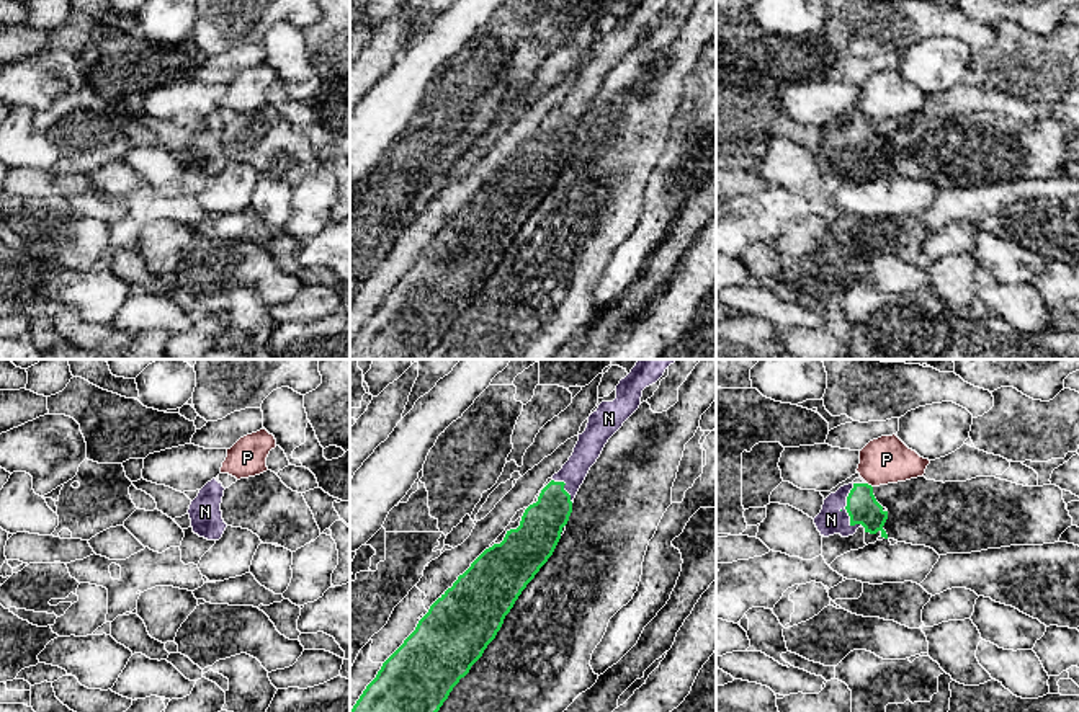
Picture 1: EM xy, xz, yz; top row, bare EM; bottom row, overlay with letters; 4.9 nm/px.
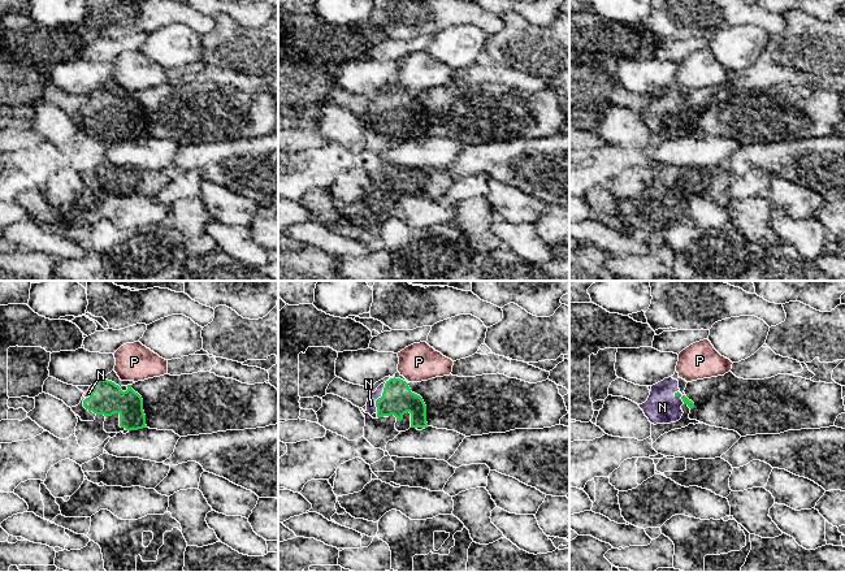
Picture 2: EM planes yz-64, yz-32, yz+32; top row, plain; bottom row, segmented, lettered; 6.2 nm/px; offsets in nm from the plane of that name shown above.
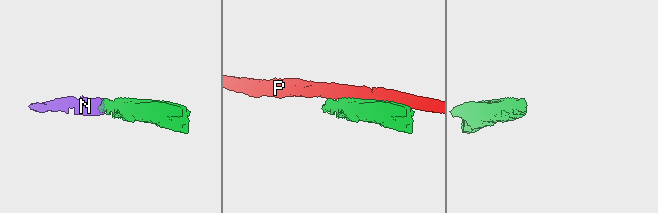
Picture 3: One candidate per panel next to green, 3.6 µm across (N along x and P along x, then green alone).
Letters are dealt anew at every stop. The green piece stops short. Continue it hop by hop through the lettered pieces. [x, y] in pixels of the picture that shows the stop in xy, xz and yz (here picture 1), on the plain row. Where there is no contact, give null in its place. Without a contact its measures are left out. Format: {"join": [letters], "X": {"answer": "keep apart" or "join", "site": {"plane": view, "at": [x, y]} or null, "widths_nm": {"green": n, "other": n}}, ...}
{"join": ["N"], "N": {"answer": "join", "site": {"plane": "yz", "at": [846, 142]}, "widths_nm": {"green": 160, "other": 140}}, "P": {"answer": "keep apart", "site": {"plane": "yz", "at": [870, 120]}, "widths_nm": {"green": 160, "other": 220}}}

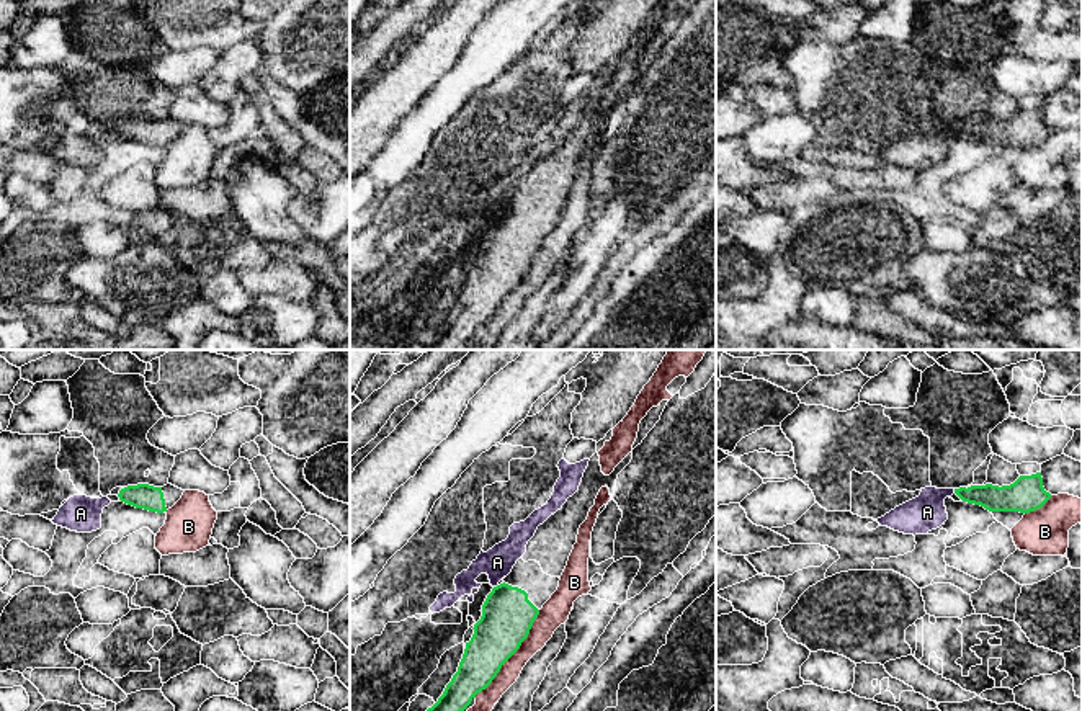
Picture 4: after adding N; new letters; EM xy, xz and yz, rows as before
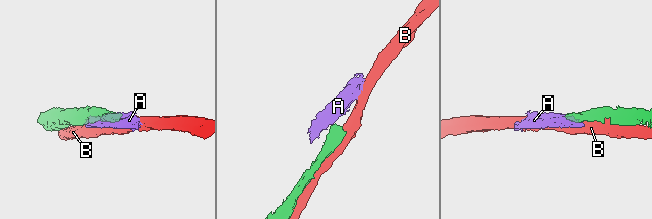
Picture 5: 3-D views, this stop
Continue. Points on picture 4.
{"join": [], "A": {"answer": "keep apart", "site": {"plane": "xz", "at": [497, 219]}, "widths_nm": {"green": 260, "other": 160}}, "B": {"answer": "keep apart", "site": {"plane": "xz", "at": [514, 286]}, "widths_nm": {"green": 260, "other": 120}}}

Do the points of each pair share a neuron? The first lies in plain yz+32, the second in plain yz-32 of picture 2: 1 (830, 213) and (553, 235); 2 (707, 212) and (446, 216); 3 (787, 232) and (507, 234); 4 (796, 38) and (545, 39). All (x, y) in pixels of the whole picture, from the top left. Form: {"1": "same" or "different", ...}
{"1": "same", "2": "same", "3": "same", "4": "same"}

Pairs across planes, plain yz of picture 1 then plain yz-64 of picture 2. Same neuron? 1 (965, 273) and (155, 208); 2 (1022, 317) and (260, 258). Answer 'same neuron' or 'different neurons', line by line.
1: different neurons
2: same neuron

